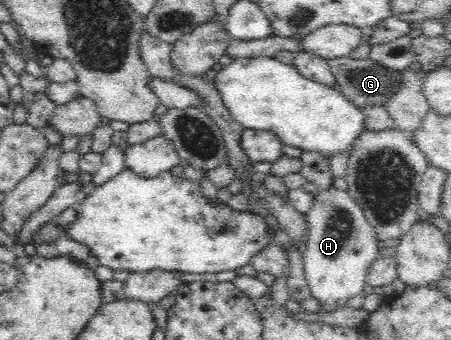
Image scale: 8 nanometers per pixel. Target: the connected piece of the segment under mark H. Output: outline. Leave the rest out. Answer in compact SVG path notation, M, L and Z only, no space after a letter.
M332 187L321 190L313 197L313 205L307 213L309 235L302 250L305 279L310 288L311 297L324 305L324 313L336 311L350 297L363 293L367 281L367 273L376 258L380 257L378 241L373 225L368 223L364 210L350 197L347 191Z

